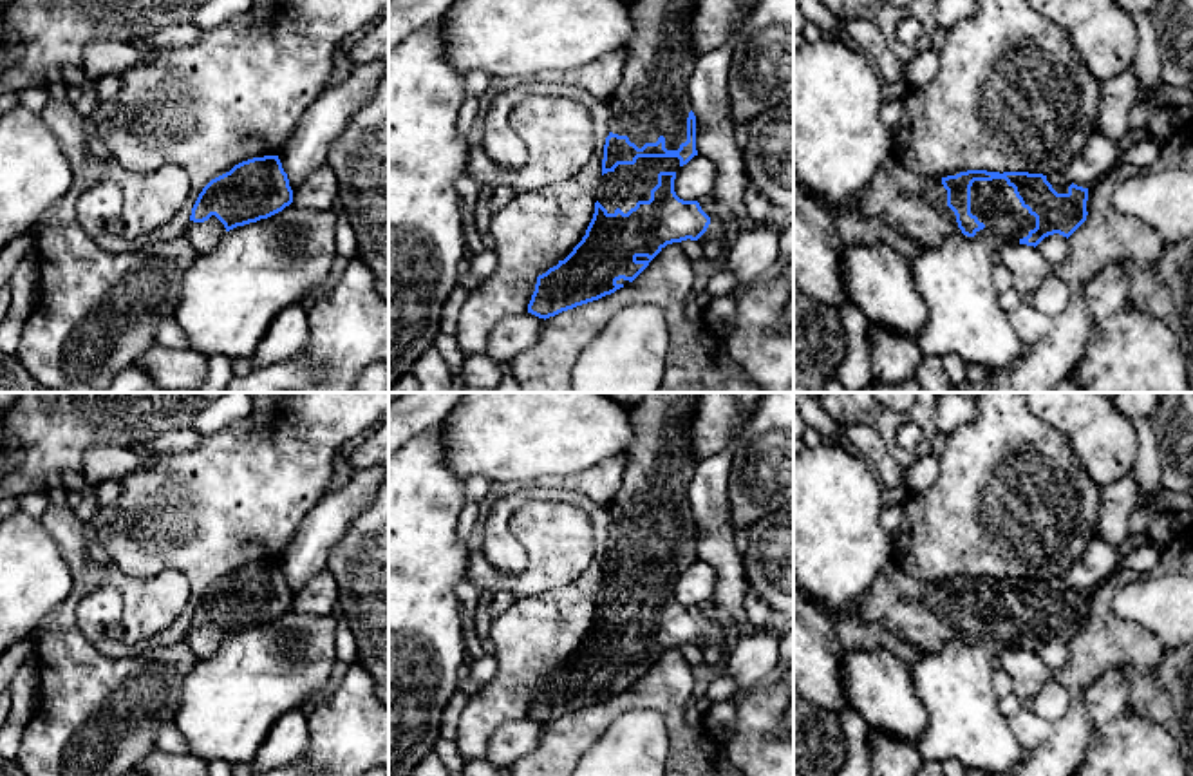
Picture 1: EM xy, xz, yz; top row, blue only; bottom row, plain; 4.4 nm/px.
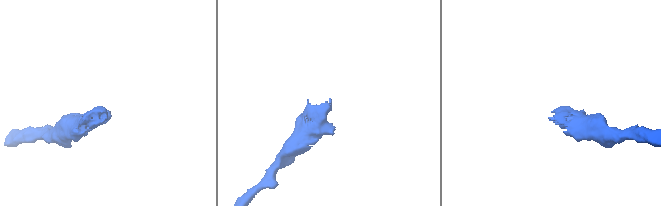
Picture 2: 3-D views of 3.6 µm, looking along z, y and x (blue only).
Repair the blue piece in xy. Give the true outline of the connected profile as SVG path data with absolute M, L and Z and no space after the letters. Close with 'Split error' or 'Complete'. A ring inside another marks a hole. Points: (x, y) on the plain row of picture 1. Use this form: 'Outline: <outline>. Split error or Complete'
Outline: M278 561L253 563L202 593L184 642L201 660L206 660L230 635L268 624L291 608L293 595Z. Split error

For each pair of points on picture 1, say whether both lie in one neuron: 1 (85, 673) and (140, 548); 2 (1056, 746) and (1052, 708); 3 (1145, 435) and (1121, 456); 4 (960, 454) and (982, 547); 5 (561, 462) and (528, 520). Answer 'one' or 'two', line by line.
1: two
2: two
3: two
4: one
5: two

